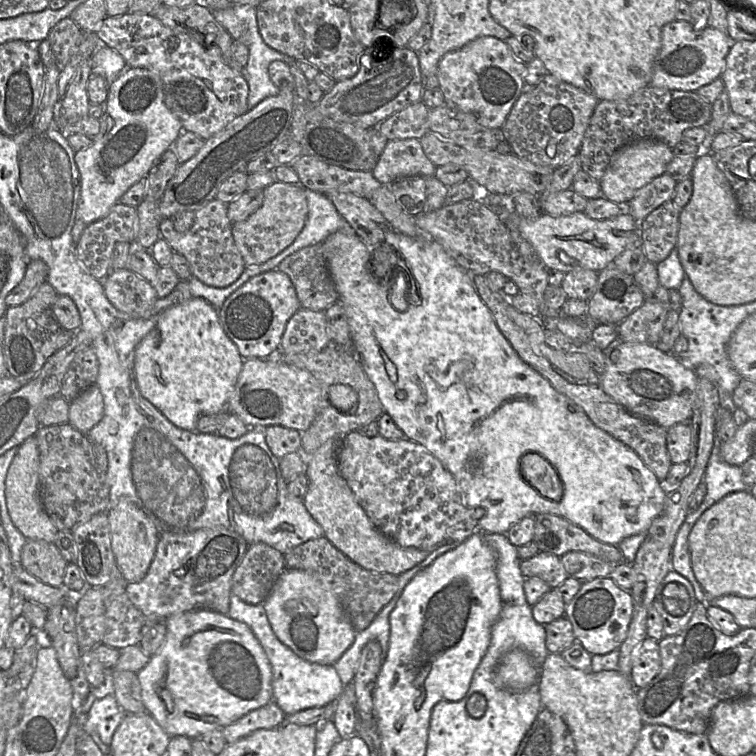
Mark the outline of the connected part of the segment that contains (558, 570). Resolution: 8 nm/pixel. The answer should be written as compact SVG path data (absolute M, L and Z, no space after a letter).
M538 552L535 556L522 560L520 563L522 575L539 577L552 589L558 588L568 577L560 557L547 552Z

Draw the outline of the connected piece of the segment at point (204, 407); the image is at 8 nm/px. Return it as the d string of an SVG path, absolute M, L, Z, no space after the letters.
M192 297L184 304L174 304L160 315L156 326L142 339L135 351L134 369L141 395L176 427L195 431L201 416L227 410L244 363L237 346L225 333L218 309L203 298Z

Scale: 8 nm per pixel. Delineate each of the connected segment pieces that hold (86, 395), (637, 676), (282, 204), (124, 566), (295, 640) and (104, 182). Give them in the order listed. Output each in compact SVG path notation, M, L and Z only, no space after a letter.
M96 384L70 402L68 424L86 435L104 416L104 401Z
M645 638L632 653L630 680L637 689L647 686L661 670L658 641Z
M275 181L263 191L261 207L245 220L232 224L234 242L246 266L262 264L290 246L302 231L308 216L308 202L301 187Z
M121 498L119 503L107 512L116 563L128 584L138 583L147 574L155 556L159 531L151 519L130 499Z
M285 569L262 604L277 638L308 662L334 665L355 640L357 631L338 598L306 571Z
M126 68L109 86L104 114L100 119L100 132L93 139L92 145L74 154L80 174L80 197L75 220L81 220L88 225L107 216L110 209L119 203L120 197L133 184L147 176L155 160L173 146L182 132L180 120L165 104L159 75L146 68Z

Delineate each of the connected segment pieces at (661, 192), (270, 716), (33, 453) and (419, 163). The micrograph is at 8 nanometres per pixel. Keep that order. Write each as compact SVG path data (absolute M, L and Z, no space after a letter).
M665 172L637 190L632 199L628 201L628 211L621 212L628 212L636 221L642 222L654 209L667 200L672 200L677 184L678 182Z
M273 700L222 729L226 743L233 743L259 729L281 726L286 714Z
M35 435L18 447L9 466L5 481L5 499L13 524L27 540L54 543L58 529L45 512L39 496L39 450Z
M418 139L388 141L372 170L382 185L413 176L433 176L436 166L425 156Z

